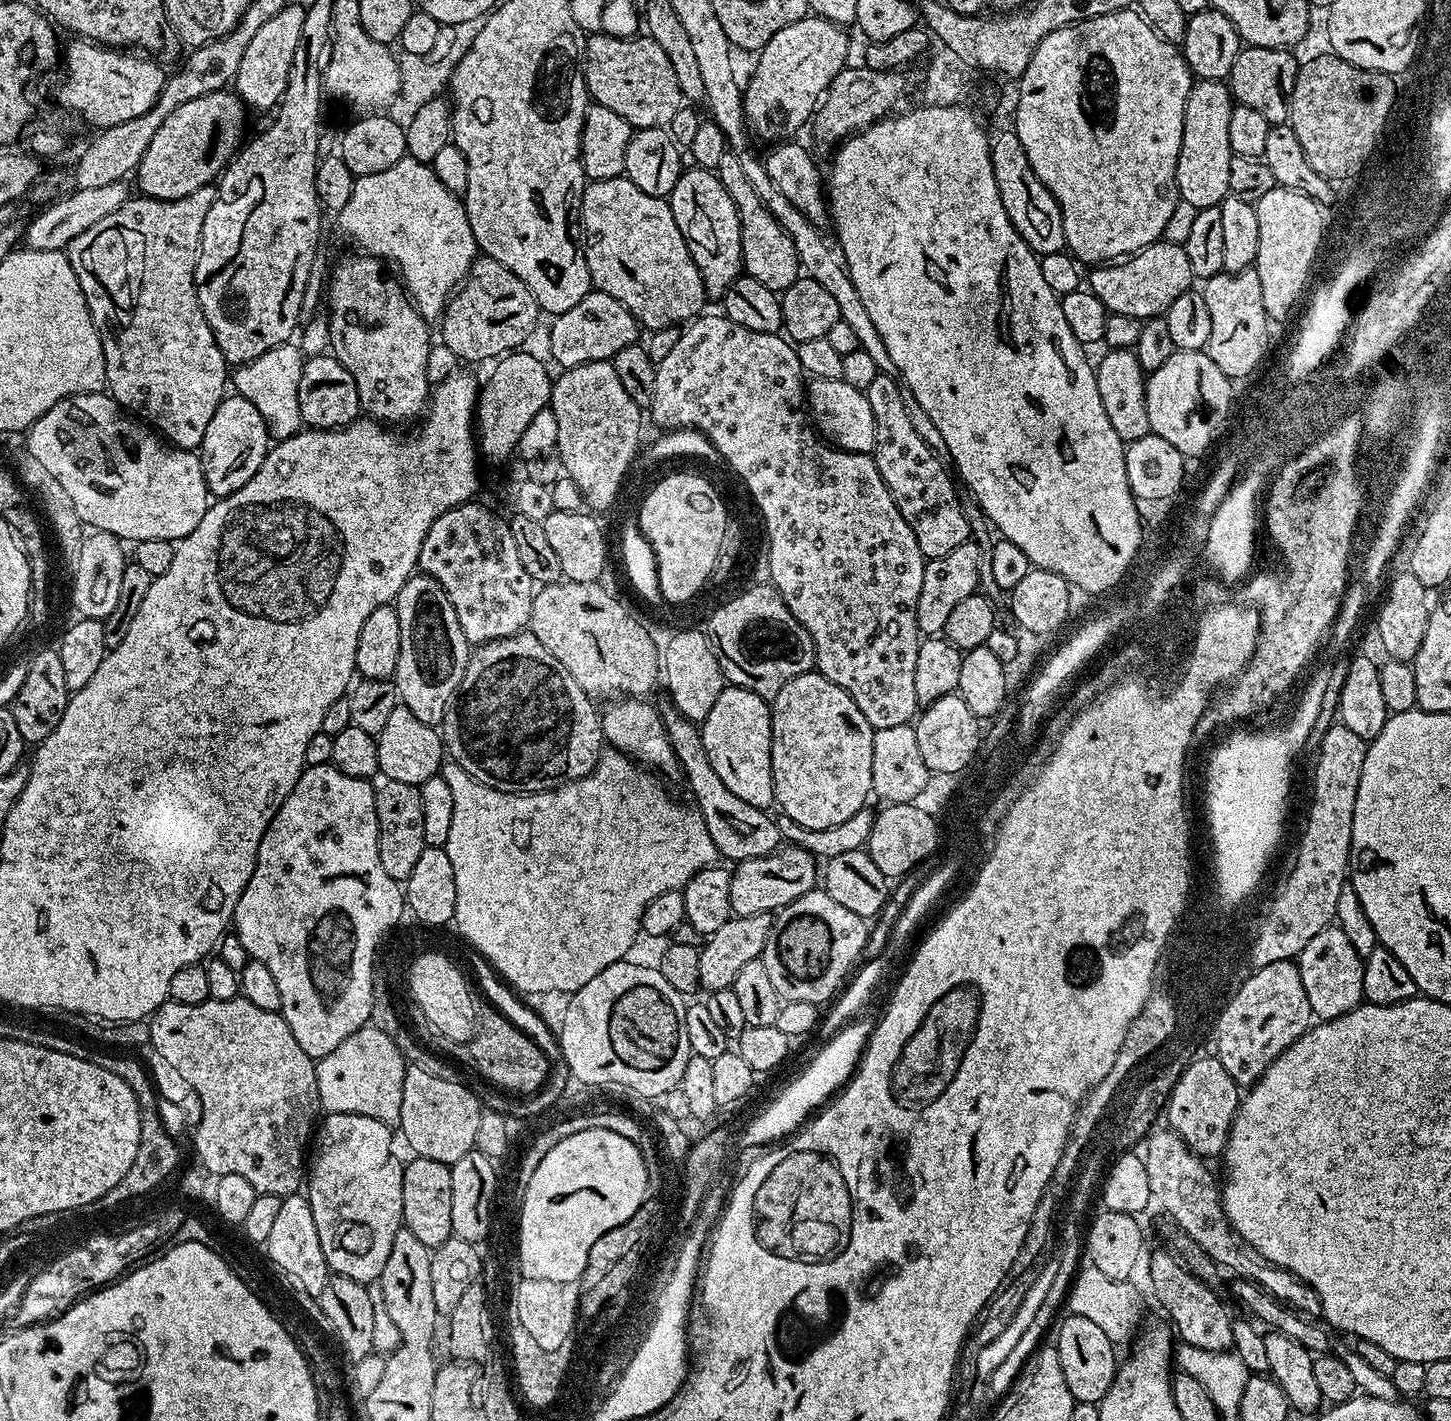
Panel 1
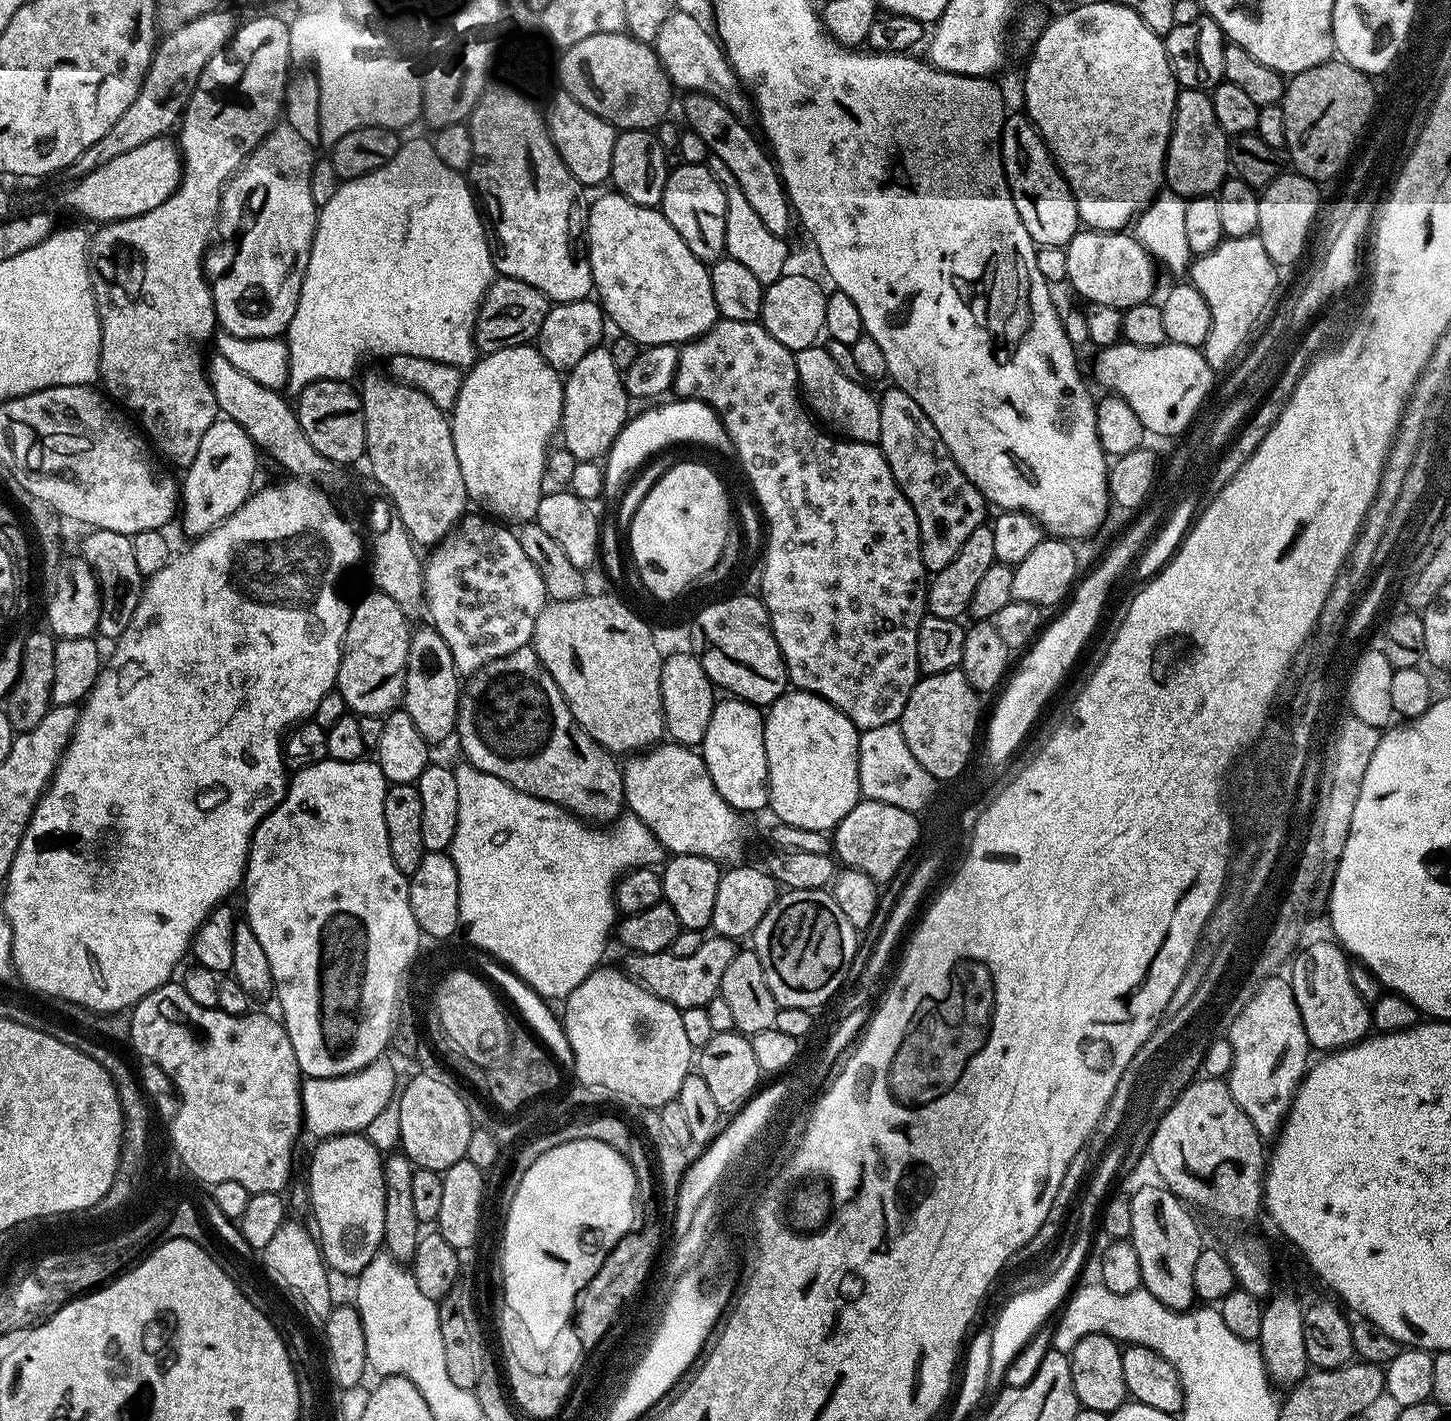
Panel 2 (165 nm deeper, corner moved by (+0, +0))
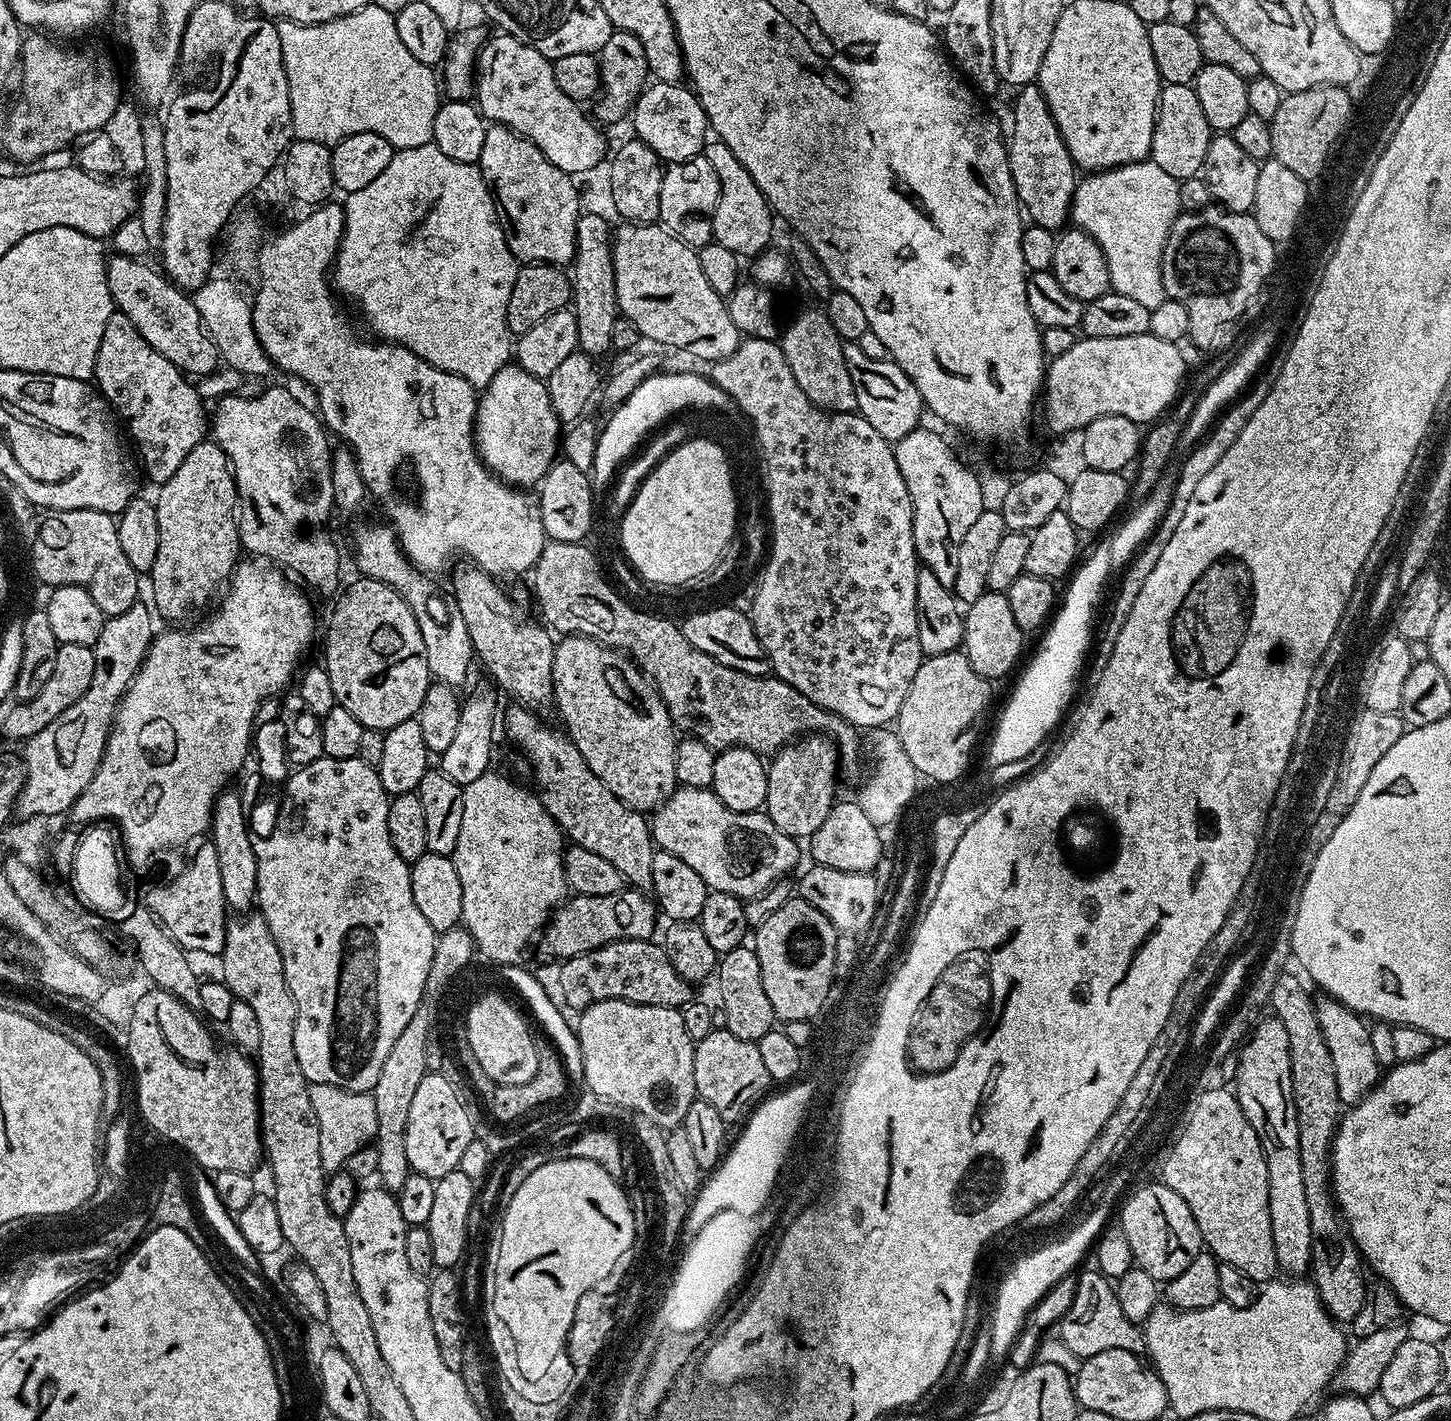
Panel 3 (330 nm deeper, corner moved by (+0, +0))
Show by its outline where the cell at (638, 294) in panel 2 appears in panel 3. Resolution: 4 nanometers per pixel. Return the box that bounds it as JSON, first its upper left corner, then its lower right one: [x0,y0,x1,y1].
[612,223,742,362]

